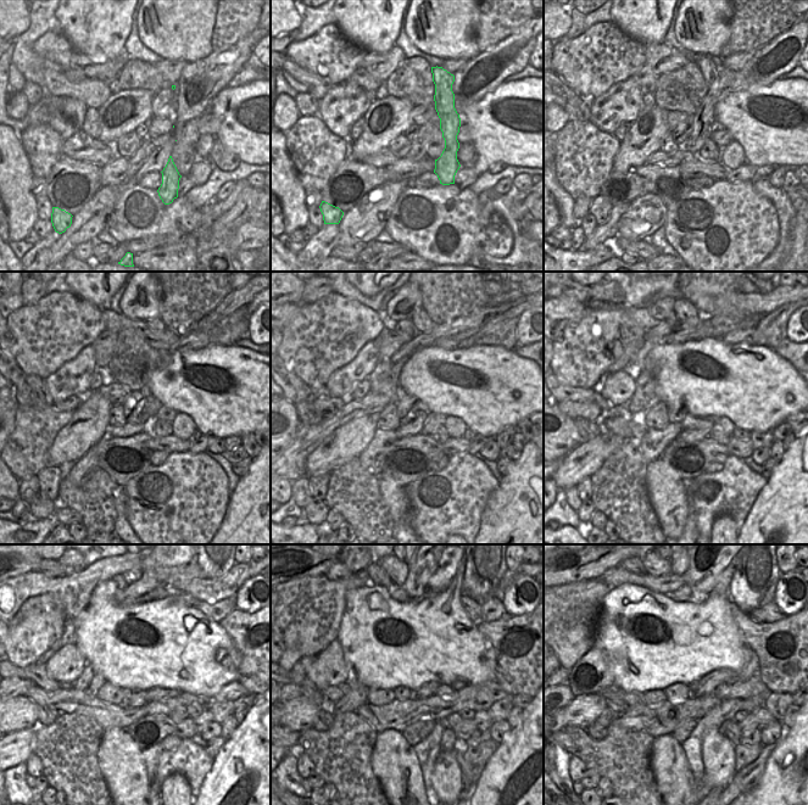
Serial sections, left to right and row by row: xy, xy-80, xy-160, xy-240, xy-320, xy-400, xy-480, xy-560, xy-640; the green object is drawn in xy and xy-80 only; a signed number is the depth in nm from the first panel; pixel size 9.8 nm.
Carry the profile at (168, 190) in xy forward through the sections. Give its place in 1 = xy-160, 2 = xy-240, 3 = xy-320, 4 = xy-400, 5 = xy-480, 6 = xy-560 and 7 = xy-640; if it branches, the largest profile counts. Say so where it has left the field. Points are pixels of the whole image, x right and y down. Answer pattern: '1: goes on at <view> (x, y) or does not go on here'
1: goes on at xy-160 (705, 62)
2: goes on at xy-240 (156, 324)
3: goes on at xy-320 (422, 322)
4: goes on at xy-400 (684, 309)
5: goes on at xy-480 (131, 576)
6: goes on at xy-560 (397, 570)
7: goes on at xy-640 (657, 569)

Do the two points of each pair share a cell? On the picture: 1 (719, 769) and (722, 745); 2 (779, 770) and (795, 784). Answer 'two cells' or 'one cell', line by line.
1: one cell
2: one cell

